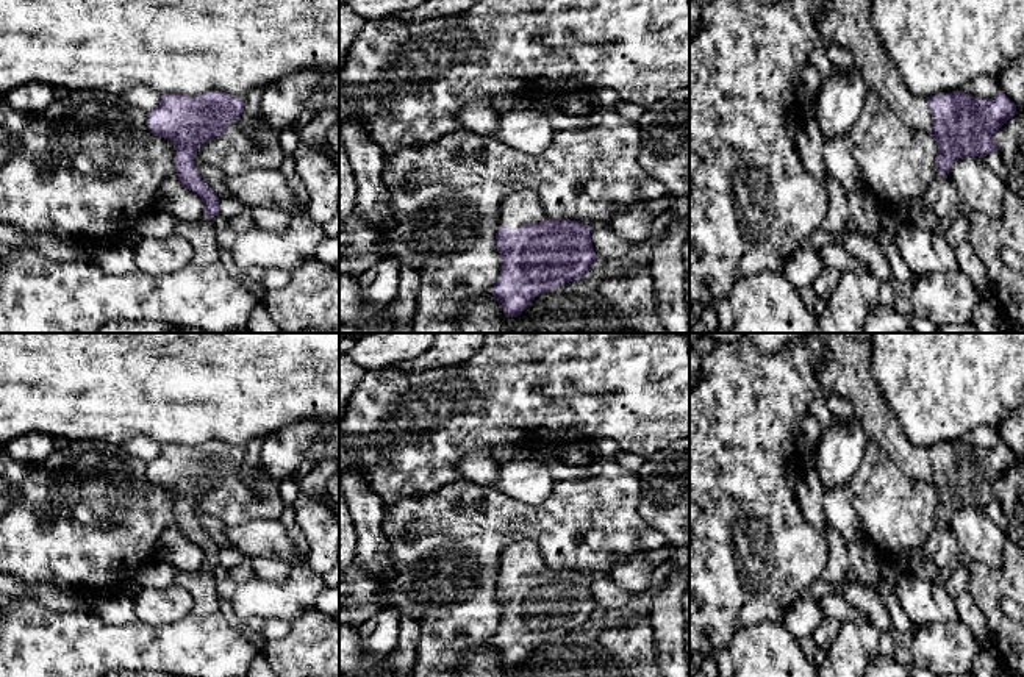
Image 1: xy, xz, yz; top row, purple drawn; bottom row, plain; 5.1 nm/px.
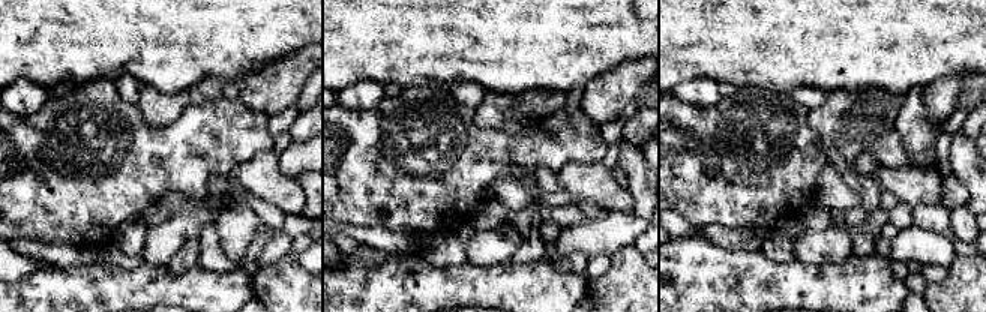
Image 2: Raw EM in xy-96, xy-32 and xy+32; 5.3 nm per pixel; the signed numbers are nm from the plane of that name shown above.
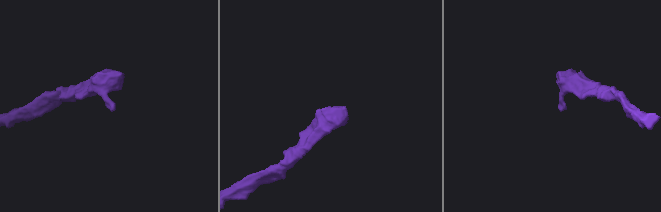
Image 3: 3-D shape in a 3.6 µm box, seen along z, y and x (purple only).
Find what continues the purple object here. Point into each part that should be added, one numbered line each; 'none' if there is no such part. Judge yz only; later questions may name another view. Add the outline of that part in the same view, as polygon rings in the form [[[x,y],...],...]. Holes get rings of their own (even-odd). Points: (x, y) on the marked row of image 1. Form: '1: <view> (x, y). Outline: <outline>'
1: yz (849, 24). Outline: [[[827,0],[819,20],[819,36],[854,55],[854,66],[869,89],[880,94],[907,125],[922,131],[932,130],[929,100],[907,88],[885,52],[872,23],[871,0]]]

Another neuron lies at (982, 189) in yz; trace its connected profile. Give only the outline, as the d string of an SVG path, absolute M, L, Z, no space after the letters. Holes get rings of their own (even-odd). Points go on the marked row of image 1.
M960 158L952 164L949 177L972 211L991 219L1004 214L1004 195L1008 189L1005 181L988 167L985 158Z

